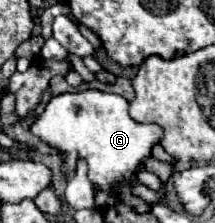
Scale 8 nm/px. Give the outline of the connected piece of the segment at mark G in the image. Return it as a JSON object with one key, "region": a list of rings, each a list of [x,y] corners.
{"region":[[[85,90],[75,94],[61,94],[51,98],[45,112],[33,122],[31,132],[35,132],[43,142],[63,150],[63,174],[71,176],[75,170],[77,156],[89,162],[91,182],[117,194],[123,182],[133,176],[141,162],[151,154],[151,146],[159,142],[161,128],[157,124],[137,124],[127,114],[129,102],[117,94],[107,94],[99,90]]]}

